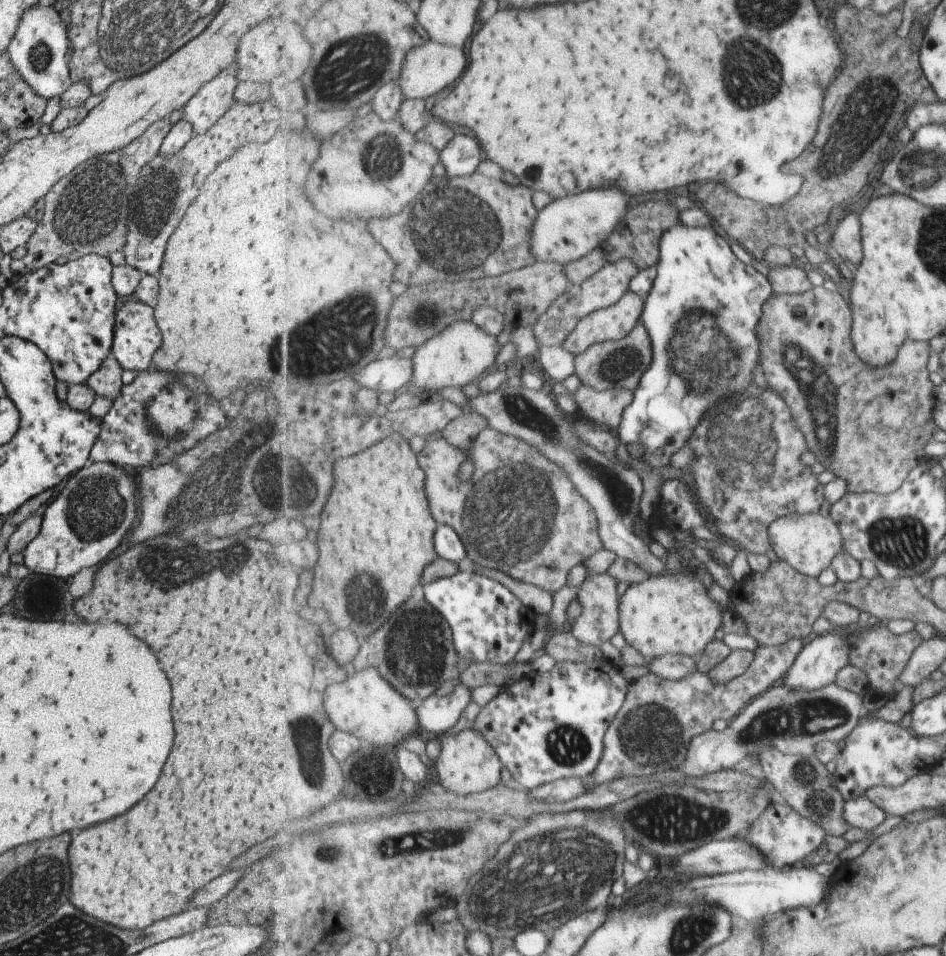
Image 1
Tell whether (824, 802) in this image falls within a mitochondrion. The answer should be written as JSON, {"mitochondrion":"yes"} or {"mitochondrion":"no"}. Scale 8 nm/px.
{"mitochondrion":"yes"}

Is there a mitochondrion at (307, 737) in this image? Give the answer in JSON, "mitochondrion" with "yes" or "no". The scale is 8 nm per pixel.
{"mitochondrion":"yes"}

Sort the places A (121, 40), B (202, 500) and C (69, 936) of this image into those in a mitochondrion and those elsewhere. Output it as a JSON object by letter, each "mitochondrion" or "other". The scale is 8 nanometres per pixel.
{"A":"mitochondrion","B":"mitochondrion","C":"mitochondrion"}

